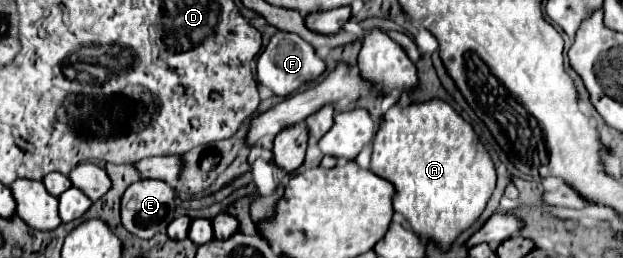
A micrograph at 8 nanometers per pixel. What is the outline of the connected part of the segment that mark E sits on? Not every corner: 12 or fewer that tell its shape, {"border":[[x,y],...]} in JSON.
{"border":[[140,179],[122,197],[122,225],[140,239],[174,219],[174,187]]}

